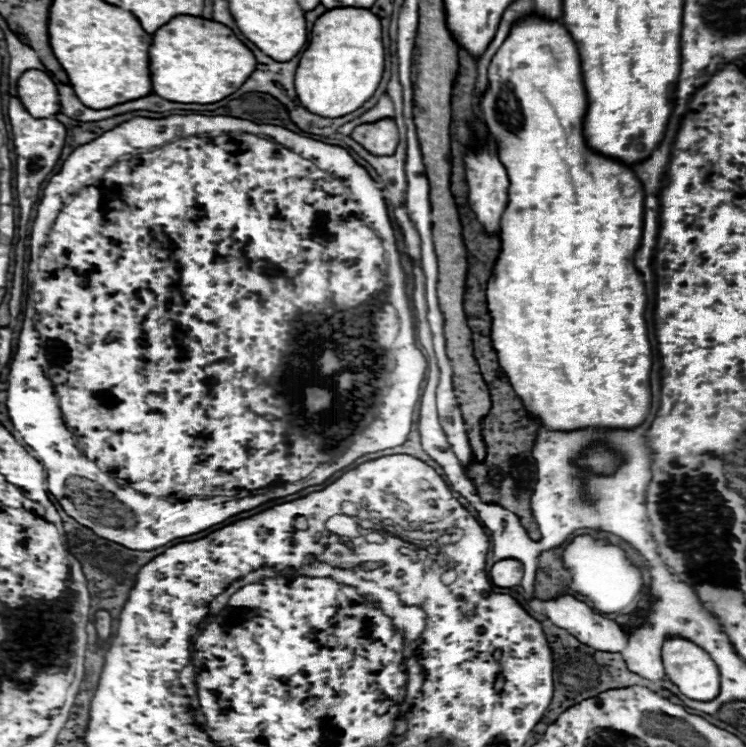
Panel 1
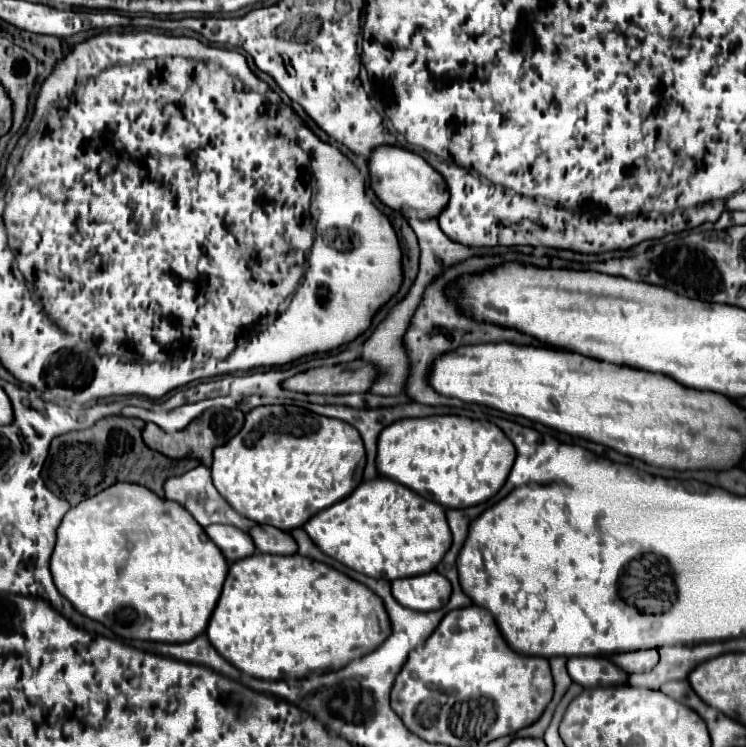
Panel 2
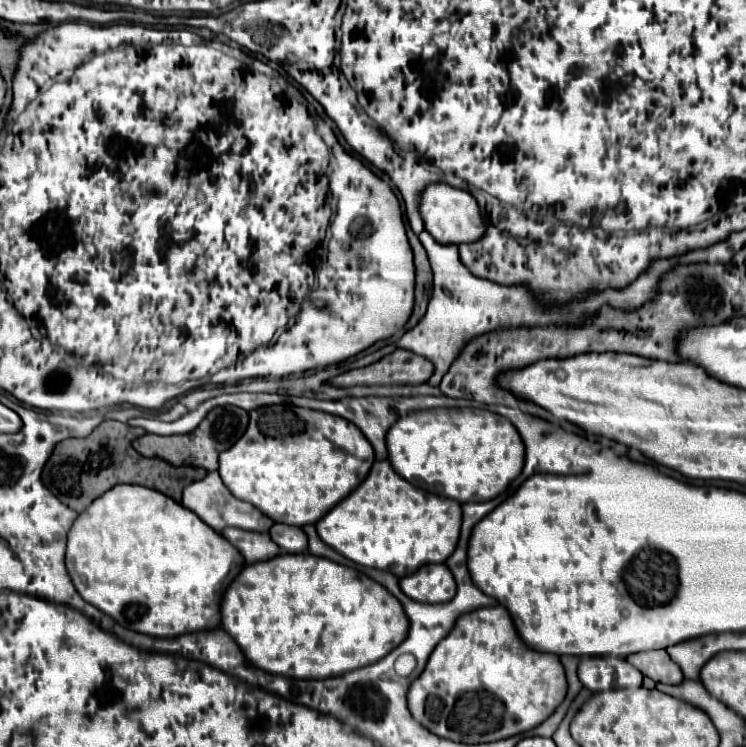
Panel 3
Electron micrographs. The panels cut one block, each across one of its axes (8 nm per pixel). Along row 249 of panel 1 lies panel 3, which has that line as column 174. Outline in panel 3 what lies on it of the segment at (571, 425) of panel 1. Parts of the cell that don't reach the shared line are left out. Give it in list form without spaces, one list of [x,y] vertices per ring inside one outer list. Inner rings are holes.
[[[120,484],[96,498],[68,532],[66,570],[78,594],[94,604],[104,614],[112,616],[120,626],[158,638],[174,638],[184,632],[220,626],[220,596],[222,590],[244,568],[240,552],[212,532],[194,512],[146,486]]]

